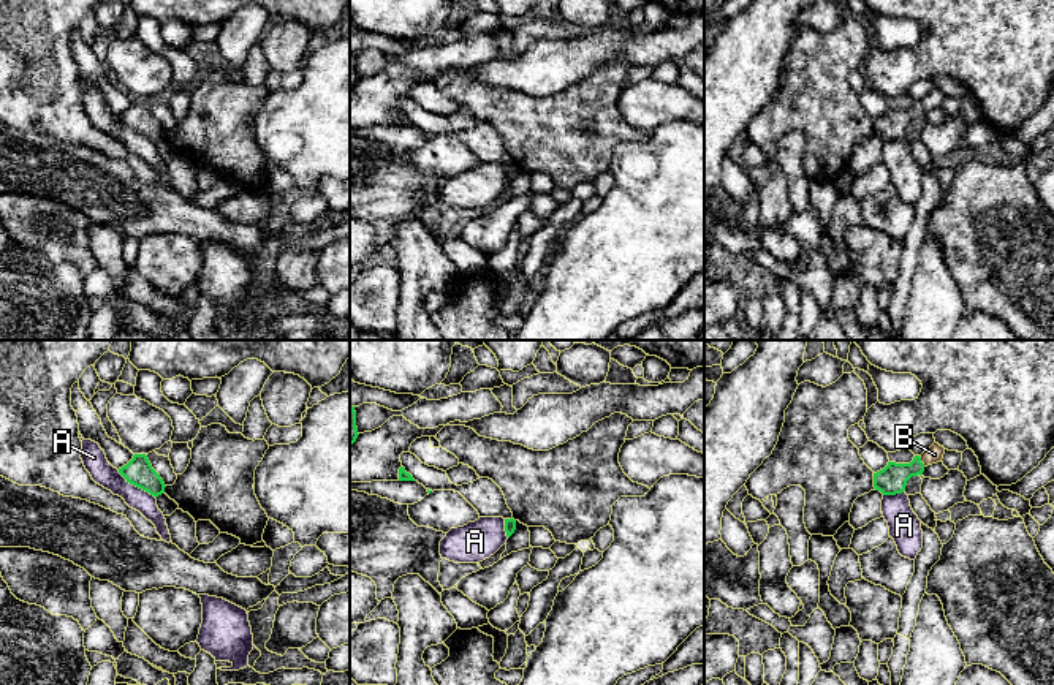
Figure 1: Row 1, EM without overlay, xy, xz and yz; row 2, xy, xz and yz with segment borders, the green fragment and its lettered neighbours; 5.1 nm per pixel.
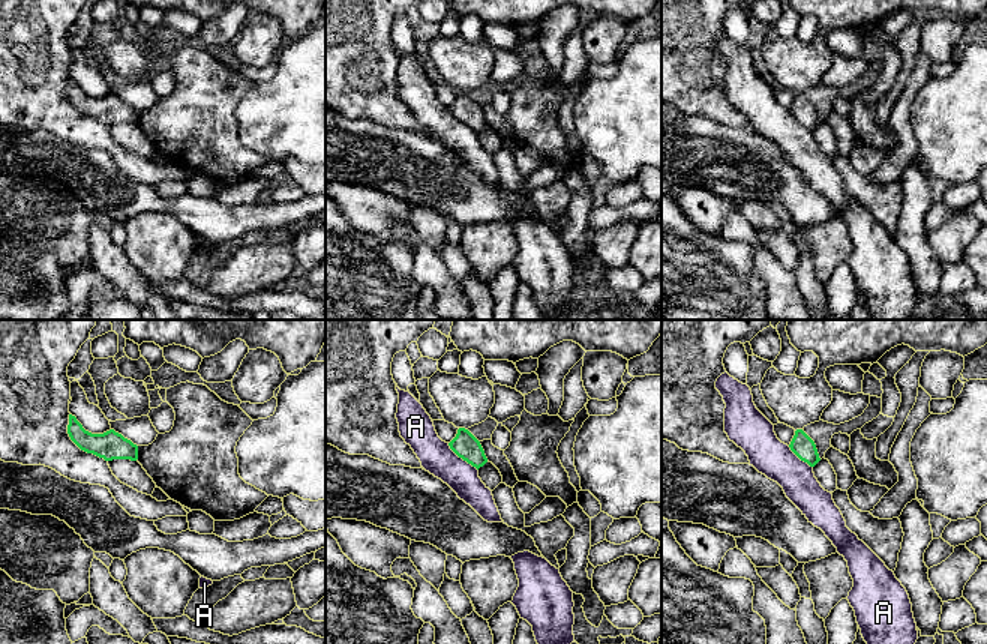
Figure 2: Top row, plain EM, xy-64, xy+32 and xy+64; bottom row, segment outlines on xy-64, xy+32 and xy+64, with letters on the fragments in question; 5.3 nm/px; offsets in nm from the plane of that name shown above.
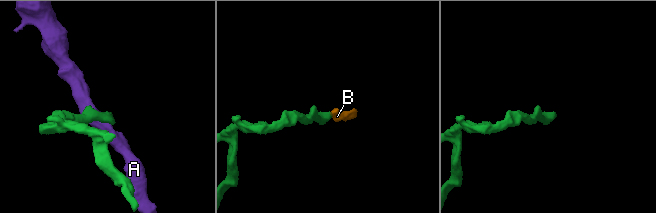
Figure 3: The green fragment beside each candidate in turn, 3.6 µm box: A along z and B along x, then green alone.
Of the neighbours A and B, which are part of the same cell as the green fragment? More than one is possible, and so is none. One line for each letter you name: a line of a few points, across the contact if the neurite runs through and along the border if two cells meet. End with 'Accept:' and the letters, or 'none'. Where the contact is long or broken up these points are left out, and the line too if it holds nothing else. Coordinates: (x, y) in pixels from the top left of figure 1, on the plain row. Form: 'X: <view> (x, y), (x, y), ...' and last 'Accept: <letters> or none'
B: yz (893, 124), (921, 108), (934, 100)
Accept: B

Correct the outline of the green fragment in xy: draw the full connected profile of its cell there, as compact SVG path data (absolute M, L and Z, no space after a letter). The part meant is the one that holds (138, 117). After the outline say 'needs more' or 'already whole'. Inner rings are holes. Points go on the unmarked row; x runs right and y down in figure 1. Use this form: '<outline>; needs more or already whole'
M135 100L133 104L119 114L127 128L149 138L155 144L165 138L165 128L152 114L146 100Z; already whole

